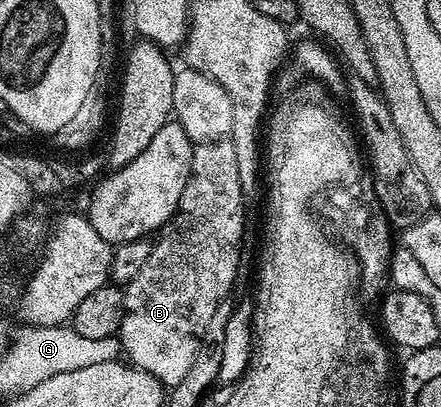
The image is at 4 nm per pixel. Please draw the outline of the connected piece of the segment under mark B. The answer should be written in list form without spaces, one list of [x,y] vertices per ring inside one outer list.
[[[230,140],[206,141],[204,145],[195,145],[191,151],[191,174],[185,183],[185,191],[181,191],[179,200],[179,210],[171,216],[171,220],[163,226],[158,234],[157,240],[152,244],[149,251],[149,260],[142,265],[141,271],[123,289],[125,299],[125,315],[121,319],[121,327],[117,334],[121,353],[124,358],[134,368],[149,371],[164,387],[174,387],[185,379],[185,374],[189,372],[189,367],[193,367],[193,359],[199,357],[199,346],[203,343],[203,336],[209,327],[209,319],[213,319],[213,311],[225,300],[228,300],[227,292],[231,289],[231,284],[235,281],[235,276],[239,273],[239,256],[243,253],[243,228],[247,225],[247,205],[243,202],[245,190],[241,183],[241,171],[237,171],[237,151],[233,151]]]

